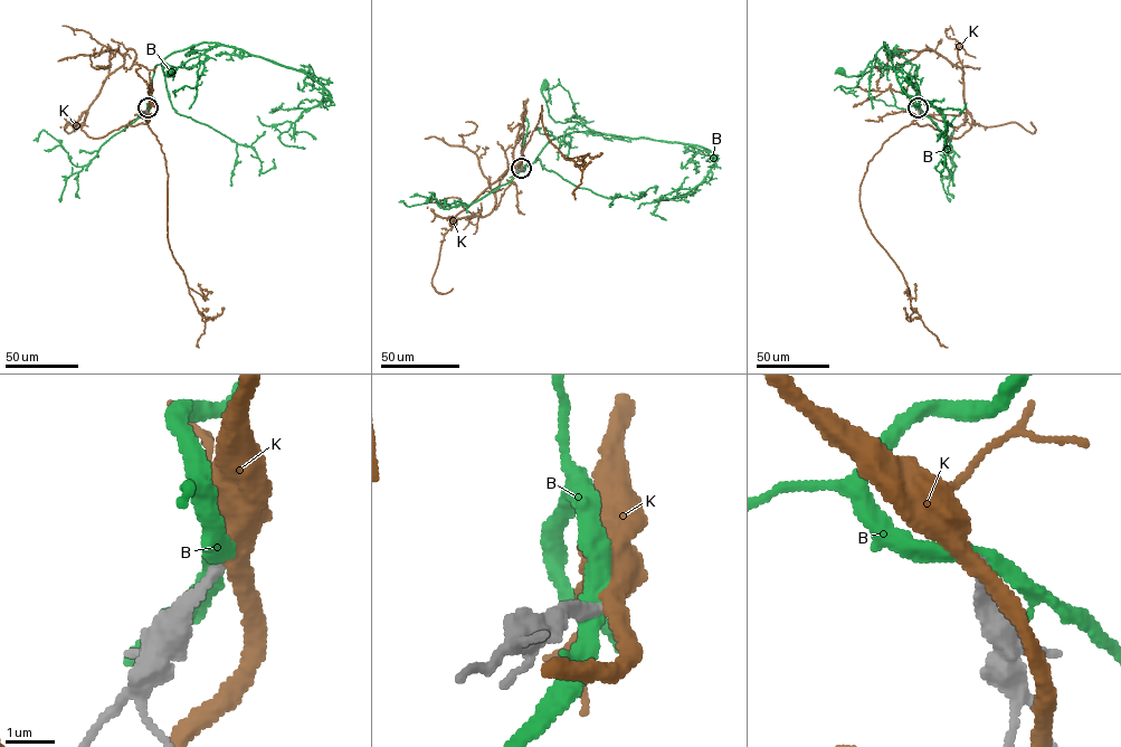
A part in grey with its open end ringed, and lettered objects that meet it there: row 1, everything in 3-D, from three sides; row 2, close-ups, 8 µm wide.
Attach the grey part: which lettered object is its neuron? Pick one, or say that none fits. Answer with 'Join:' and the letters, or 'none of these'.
Join: none of these

